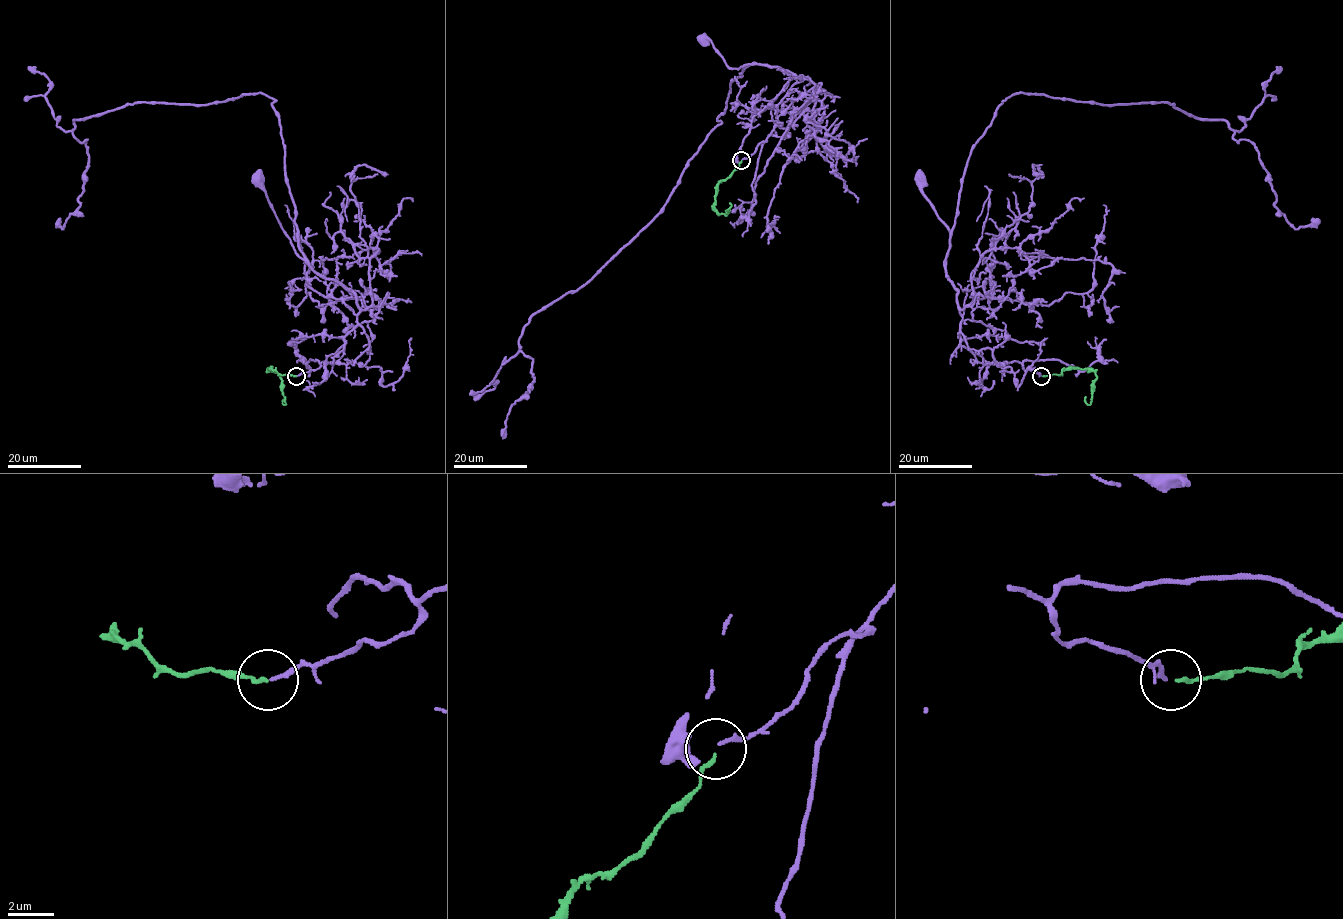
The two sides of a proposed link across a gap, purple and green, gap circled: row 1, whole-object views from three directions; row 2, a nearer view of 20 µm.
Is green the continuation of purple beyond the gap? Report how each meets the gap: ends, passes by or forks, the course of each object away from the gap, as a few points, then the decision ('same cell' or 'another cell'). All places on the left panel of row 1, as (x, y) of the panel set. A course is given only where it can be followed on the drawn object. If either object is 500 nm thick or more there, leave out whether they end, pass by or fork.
purple ends; green ends; course purple (296, 376), (323, 361), (352, 363), (369, 345), (368, 336), (357, 321), (356, 296), (301, 257), (259, 180); course green (296, 376), (283, 375), (269, 368), (281, 380), (284, 405), (285, 396); same cell

